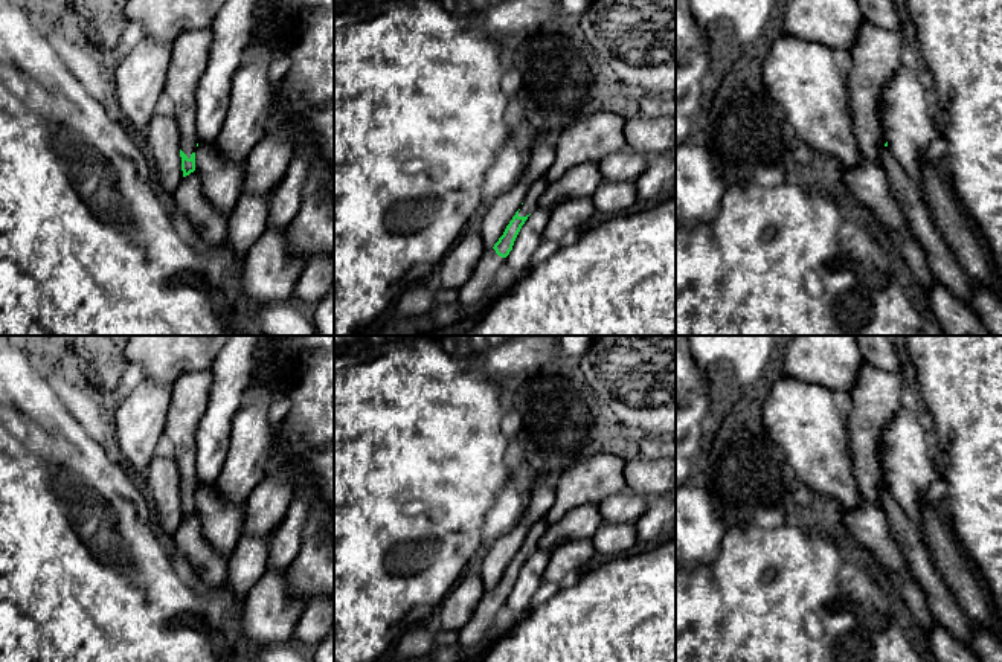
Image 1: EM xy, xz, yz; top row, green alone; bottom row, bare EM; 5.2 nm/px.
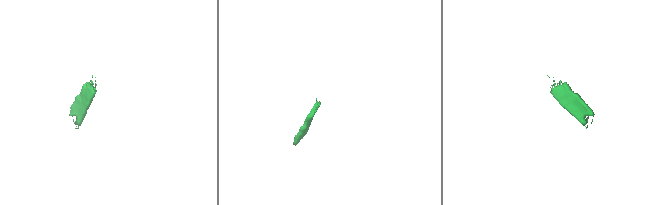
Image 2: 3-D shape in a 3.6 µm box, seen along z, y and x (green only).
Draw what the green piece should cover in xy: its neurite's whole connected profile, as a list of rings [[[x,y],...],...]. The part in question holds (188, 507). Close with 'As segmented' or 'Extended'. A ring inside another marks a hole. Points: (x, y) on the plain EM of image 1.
[[[192,371],[172,384],[172,398],[166,416],[163,441],[180,471],[180,499],[183,519],[195,513],[197,429],[209,404],[212,371]]]. Extended

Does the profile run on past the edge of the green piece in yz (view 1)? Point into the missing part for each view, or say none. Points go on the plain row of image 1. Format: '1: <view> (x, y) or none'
1: none

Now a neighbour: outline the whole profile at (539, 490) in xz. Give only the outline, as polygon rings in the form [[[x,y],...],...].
[[[528,474],[523,482],[526,508],[519,523],[491,546],[480,566],[485,592],[493,590],[506,567],[520,551],[535,522],[544,519],[555,500],[555,477],[552,474]]]

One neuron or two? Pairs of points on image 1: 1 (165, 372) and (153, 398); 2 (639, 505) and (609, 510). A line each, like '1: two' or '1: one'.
1: two
2: one

